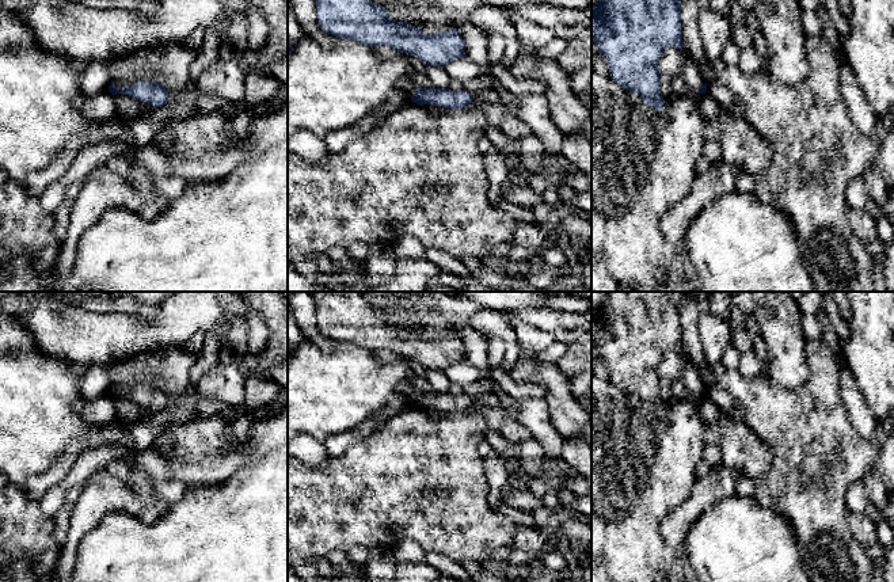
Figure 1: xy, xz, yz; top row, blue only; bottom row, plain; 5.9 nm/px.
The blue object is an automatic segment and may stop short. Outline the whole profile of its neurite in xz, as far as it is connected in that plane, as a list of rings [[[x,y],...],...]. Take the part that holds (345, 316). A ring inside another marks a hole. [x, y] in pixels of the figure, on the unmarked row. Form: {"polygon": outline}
{"polygon": [[[311,292],[316,323],[323,335],[374,351],[391,350],[430,370],[445,372],[465,361],[459,334],[421,338],[411,327],[395,326],[387,313],[370,305],[361,292]]]}

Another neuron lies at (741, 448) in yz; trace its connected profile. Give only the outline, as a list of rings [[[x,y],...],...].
[[[707,396],[697,403],[701,419],[719,429],[723,465],[739,469],[743,476],[750,479],[760,478],[772,467],[773,453],[771,448],[745,423],[723,415]]]

